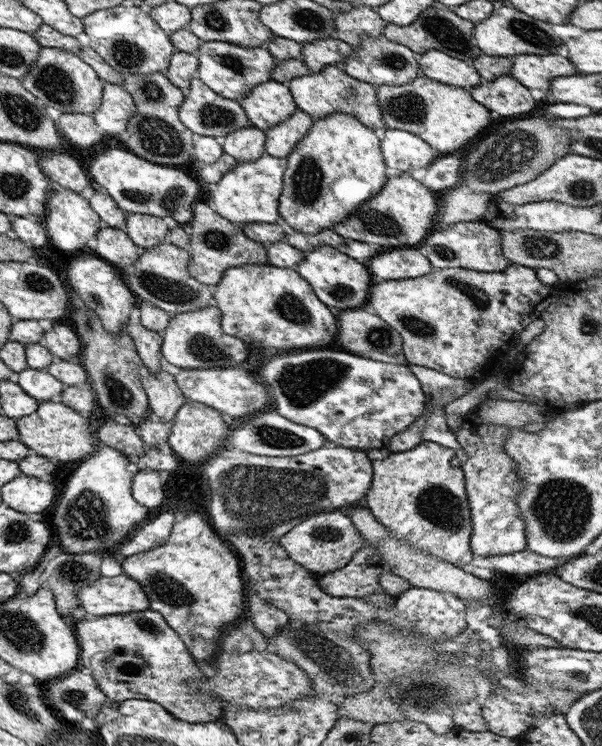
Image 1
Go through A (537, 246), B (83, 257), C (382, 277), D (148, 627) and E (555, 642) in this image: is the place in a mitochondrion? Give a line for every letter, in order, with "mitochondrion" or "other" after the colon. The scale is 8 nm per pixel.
A: mitochondrion
B: other
C: other
D: mitochondrion
E: other

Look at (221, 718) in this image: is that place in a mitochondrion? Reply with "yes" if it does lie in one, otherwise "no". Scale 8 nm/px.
no

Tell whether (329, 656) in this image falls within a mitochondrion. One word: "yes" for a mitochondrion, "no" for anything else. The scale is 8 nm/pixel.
yes

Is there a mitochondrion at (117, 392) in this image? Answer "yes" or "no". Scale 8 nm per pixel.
yes

